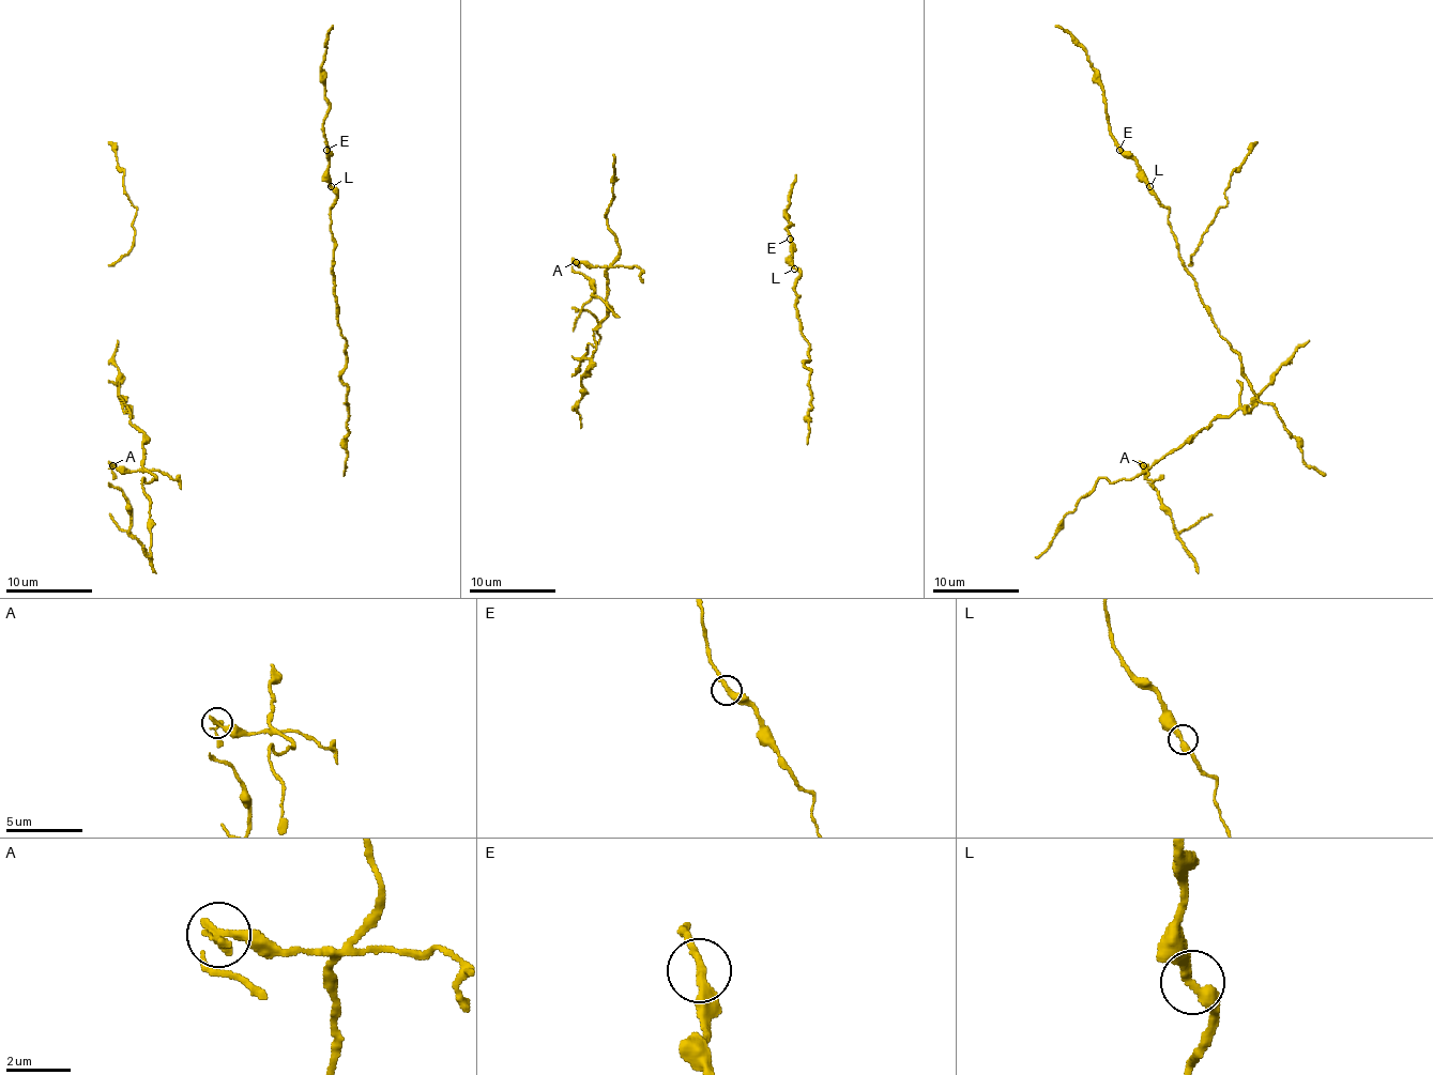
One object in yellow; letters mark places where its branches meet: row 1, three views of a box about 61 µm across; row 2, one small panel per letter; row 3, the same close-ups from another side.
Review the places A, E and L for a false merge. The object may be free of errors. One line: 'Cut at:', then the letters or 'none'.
Cut at: A

